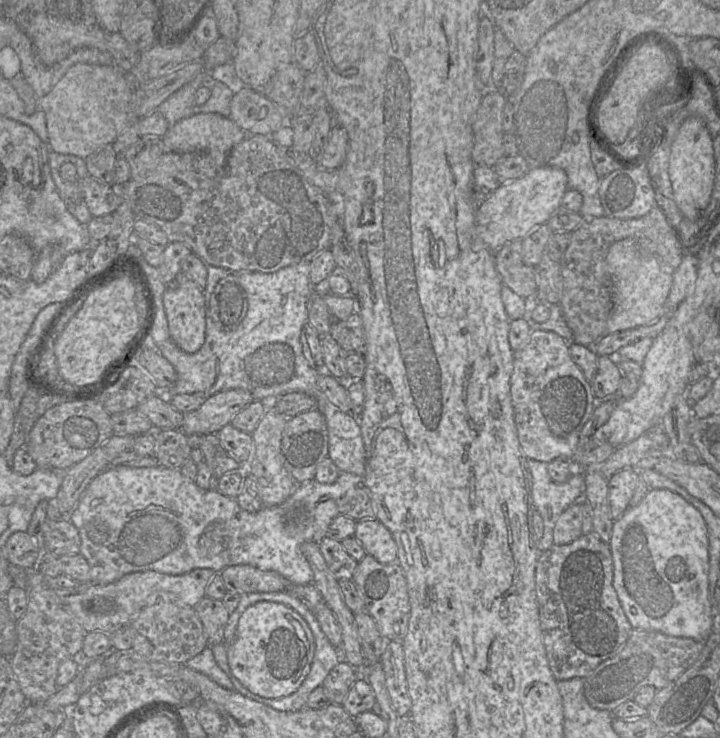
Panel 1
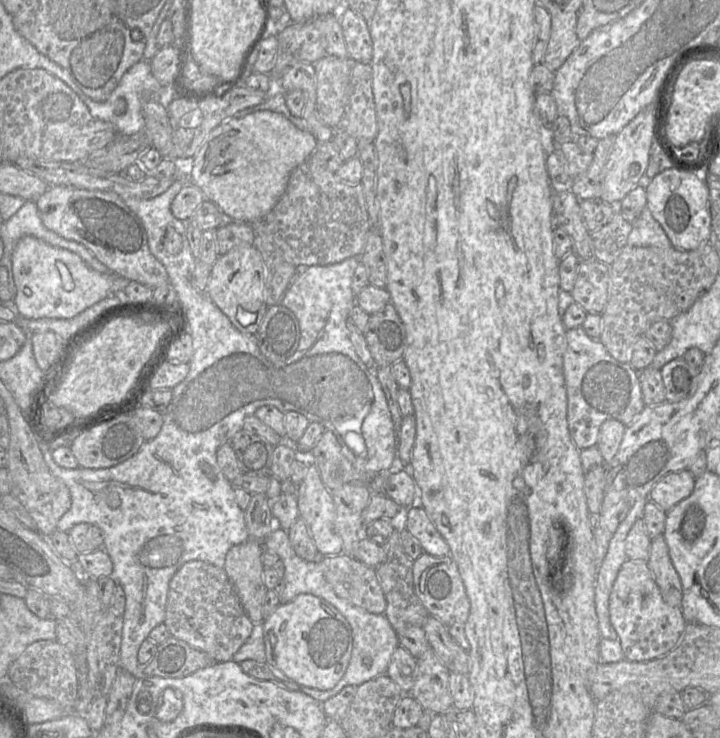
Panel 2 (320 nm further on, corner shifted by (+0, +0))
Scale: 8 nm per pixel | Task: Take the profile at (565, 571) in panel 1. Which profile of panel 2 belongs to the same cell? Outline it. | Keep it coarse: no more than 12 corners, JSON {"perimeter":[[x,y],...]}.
{"perimeter":[[643,560],[609,598],[624,660],[667,655],[689,624]]}

